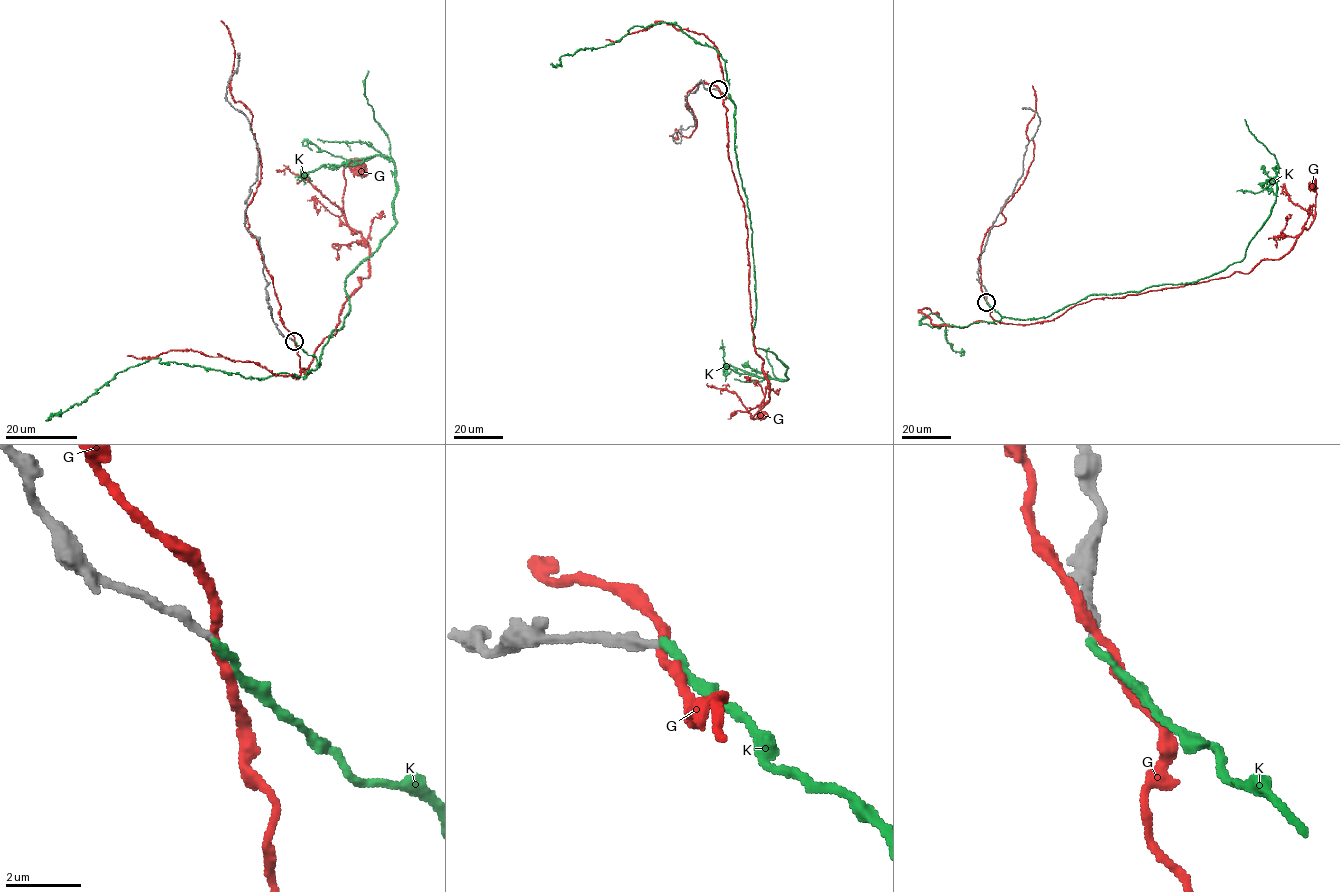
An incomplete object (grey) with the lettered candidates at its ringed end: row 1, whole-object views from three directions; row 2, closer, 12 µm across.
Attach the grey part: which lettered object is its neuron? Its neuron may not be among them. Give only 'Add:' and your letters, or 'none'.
Add: K

